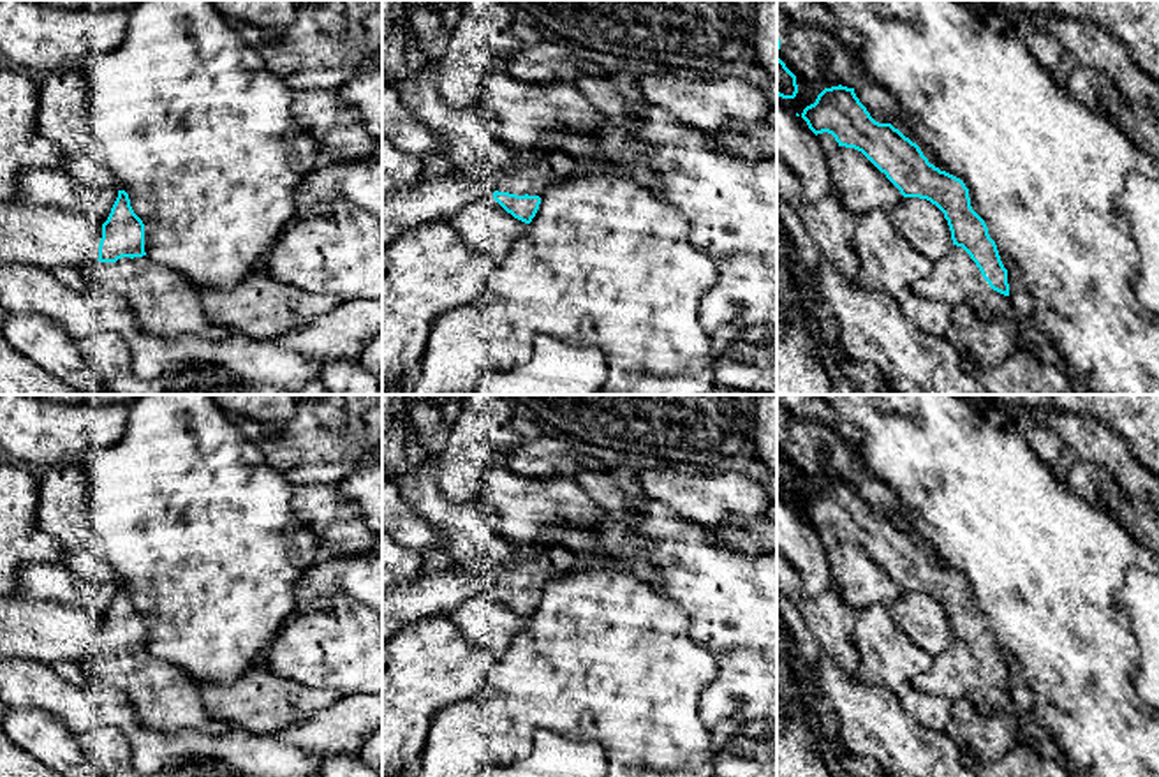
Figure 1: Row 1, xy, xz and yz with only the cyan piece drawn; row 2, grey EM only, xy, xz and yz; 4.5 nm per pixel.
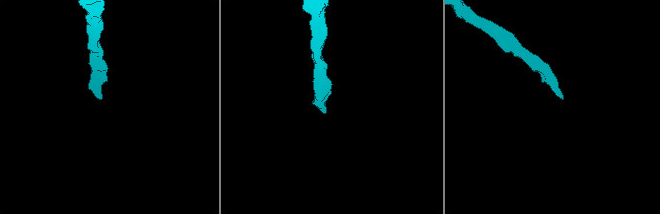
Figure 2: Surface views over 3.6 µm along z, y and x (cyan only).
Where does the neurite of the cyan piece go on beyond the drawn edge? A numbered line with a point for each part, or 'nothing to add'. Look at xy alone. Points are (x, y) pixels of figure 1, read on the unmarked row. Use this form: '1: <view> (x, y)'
1: xy (166, 700)

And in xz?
1: xz (474, 540)

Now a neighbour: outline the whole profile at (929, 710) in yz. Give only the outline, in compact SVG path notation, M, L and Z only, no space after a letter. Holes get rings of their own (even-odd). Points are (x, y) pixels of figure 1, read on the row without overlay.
M912 684L895 691L904 712L918 721L919 726L937 731L955 731L951 719L951 701L942 696L926 694Z

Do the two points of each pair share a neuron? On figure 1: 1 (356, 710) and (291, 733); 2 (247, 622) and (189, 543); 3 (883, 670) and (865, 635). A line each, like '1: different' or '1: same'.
1: same
2: same
3: same

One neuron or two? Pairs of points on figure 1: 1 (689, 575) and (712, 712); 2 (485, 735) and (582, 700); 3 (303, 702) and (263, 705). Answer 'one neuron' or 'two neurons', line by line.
1: one neuron
2: one neuron
3: one neuron

